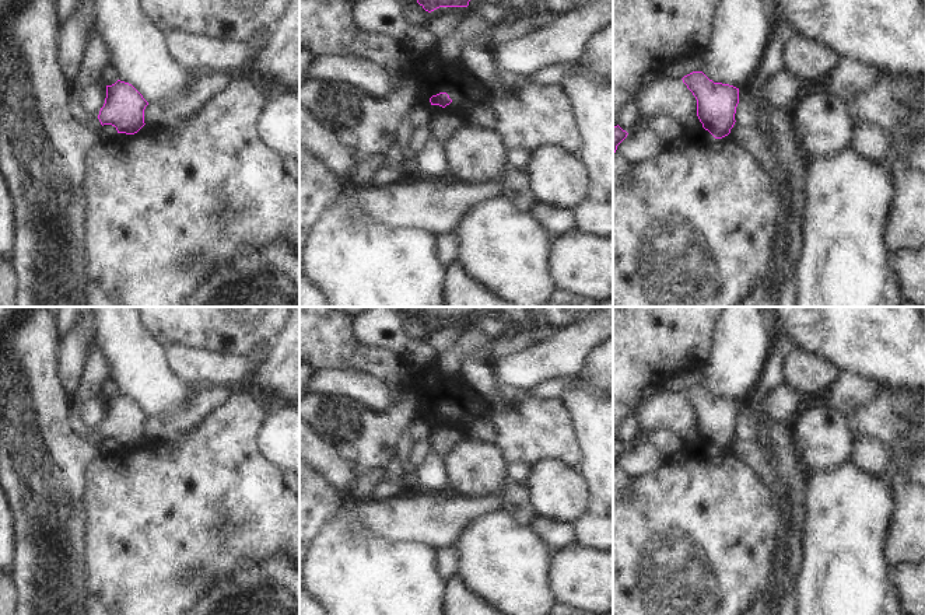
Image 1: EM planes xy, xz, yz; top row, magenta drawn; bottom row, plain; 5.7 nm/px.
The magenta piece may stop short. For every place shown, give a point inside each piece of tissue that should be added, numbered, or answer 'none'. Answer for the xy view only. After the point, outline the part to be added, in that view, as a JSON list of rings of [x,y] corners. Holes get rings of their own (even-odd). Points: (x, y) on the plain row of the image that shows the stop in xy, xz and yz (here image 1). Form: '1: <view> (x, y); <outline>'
1: xy (94, 437); [[[99,426],[94,427],[92,431],[84,437],[85,441],[88,441],[90,444],[98,447],[99,443],[102,441],[99,433],[98,433]]]

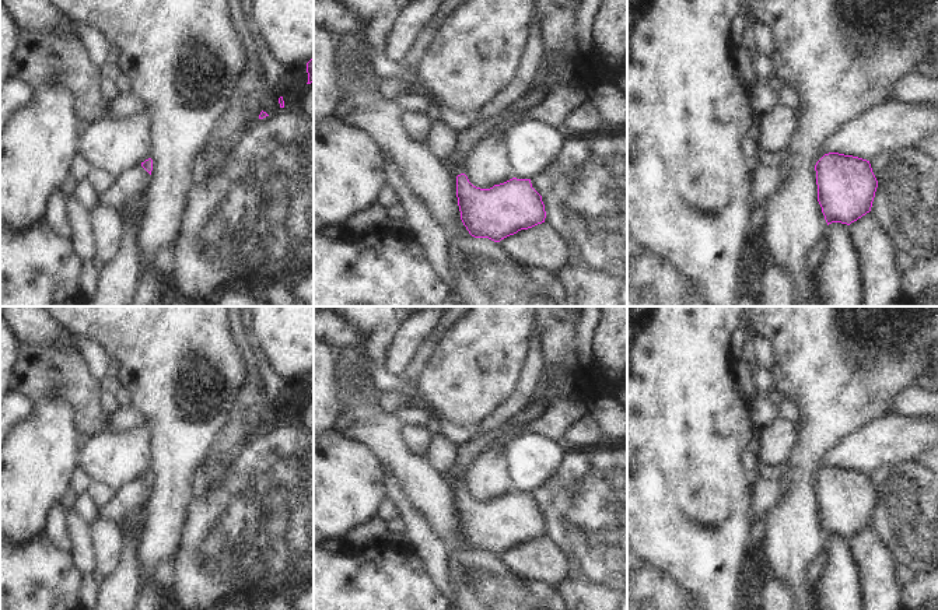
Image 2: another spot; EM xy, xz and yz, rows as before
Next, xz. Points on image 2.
1: xz (468, 451); [[[529,403],[524,411],[504,421],[497,428],[480,435],[473,434],[473,437],[468,442],[458,445],[455,462],[447,473],[447,476],[454,481],[455,490],[465,487],[465,471],[476,456],[484,452],[496,439],[503,437],[507,431],[519,425],[526,425],[543,416],[547,407],[549,406],[545,403]]]

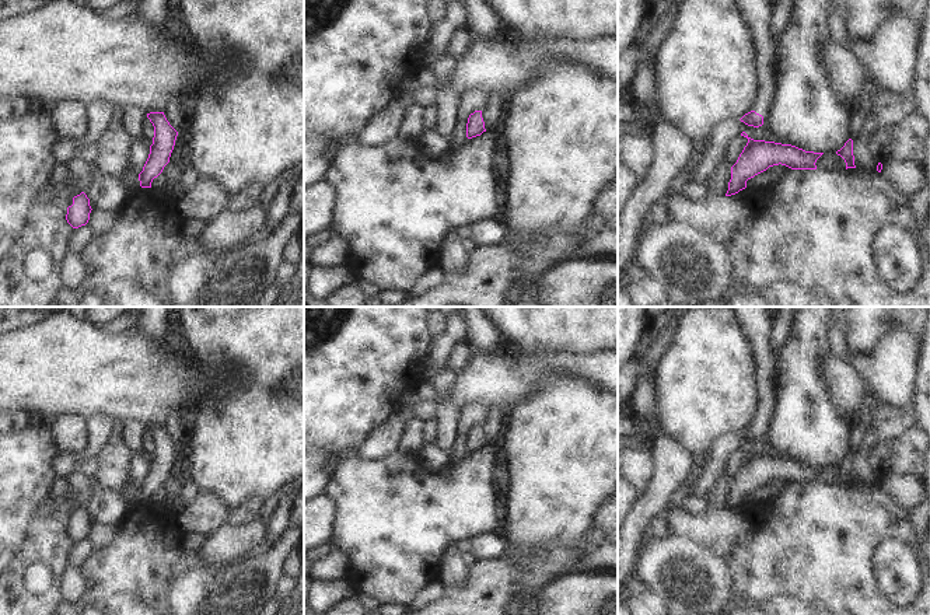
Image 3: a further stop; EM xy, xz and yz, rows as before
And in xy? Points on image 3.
none

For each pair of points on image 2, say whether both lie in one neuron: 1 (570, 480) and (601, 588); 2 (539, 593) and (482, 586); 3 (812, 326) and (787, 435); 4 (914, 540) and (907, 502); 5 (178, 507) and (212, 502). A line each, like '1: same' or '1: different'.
1: same
2: same
3: different
4: same
5: different

